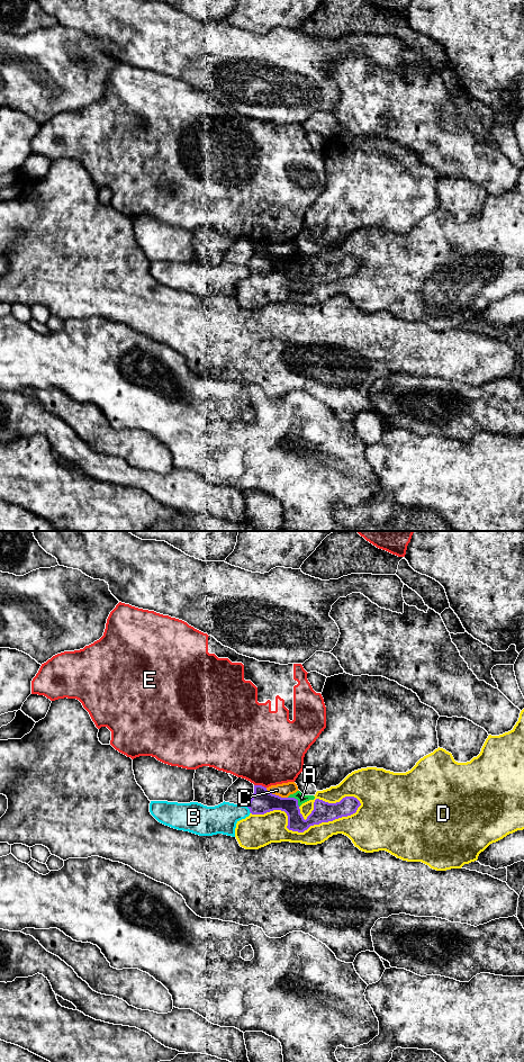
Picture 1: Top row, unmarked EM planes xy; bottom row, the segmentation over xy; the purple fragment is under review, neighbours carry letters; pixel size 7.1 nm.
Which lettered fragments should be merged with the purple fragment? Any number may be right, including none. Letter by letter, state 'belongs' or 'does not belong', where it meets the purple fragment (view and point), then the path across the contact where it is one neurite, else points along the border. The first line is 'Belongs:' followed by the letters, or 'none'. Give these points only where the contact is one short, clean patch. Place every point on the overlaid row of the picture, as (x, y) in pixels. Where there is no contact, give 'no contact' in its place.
Belongs: A
A: belongs; contact xy (296, 799)
B: does not belong; contact xy (249, 808)
C: does not belong; contact xy (274, 794); border xy (265, 788), (269, 792), (287, 798)
D: does not belong; contact xy (300, 831)
E: does not belong; contact xy (260, 785)

